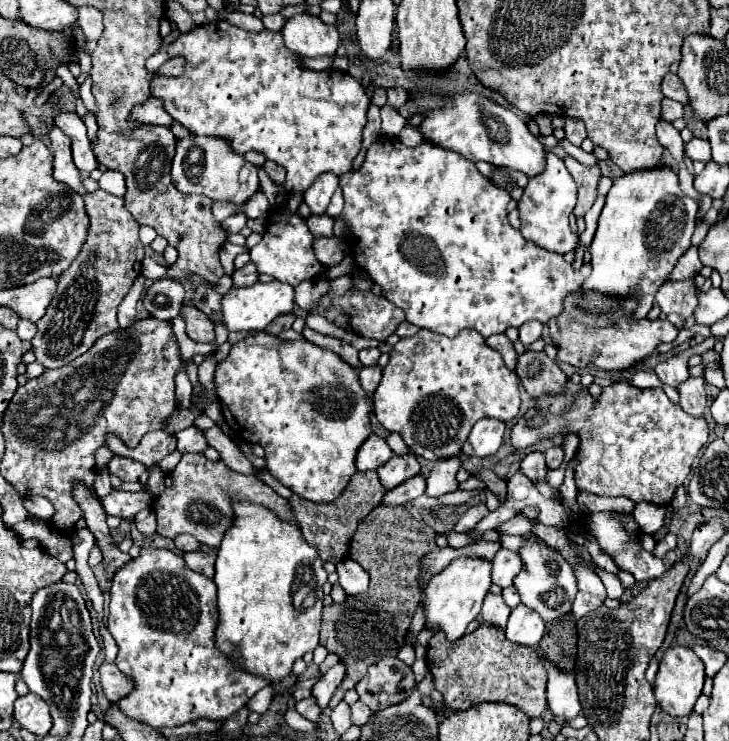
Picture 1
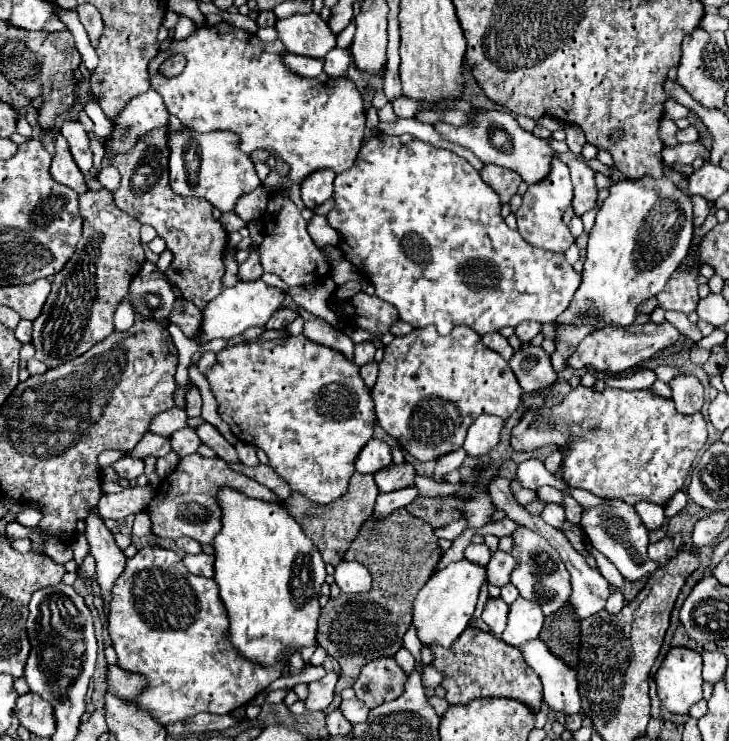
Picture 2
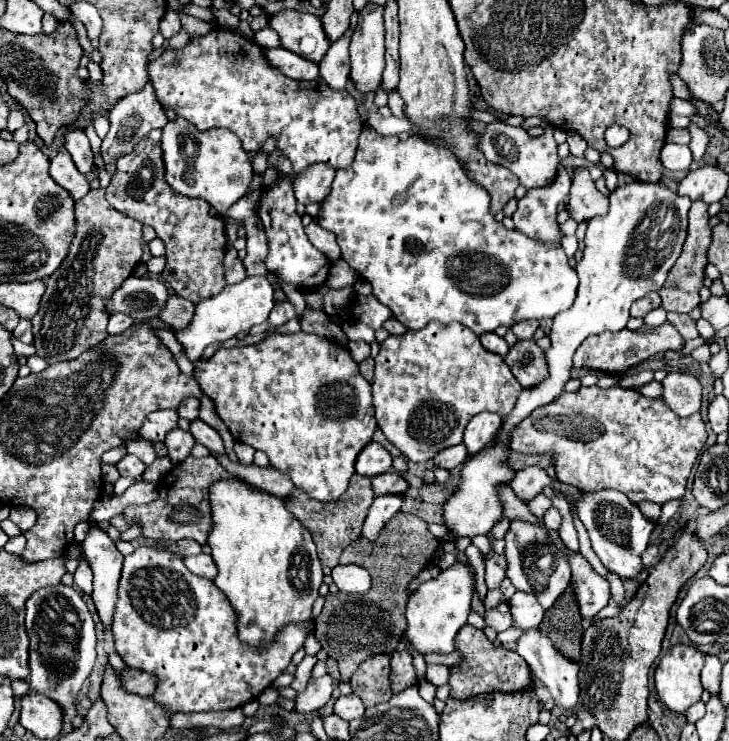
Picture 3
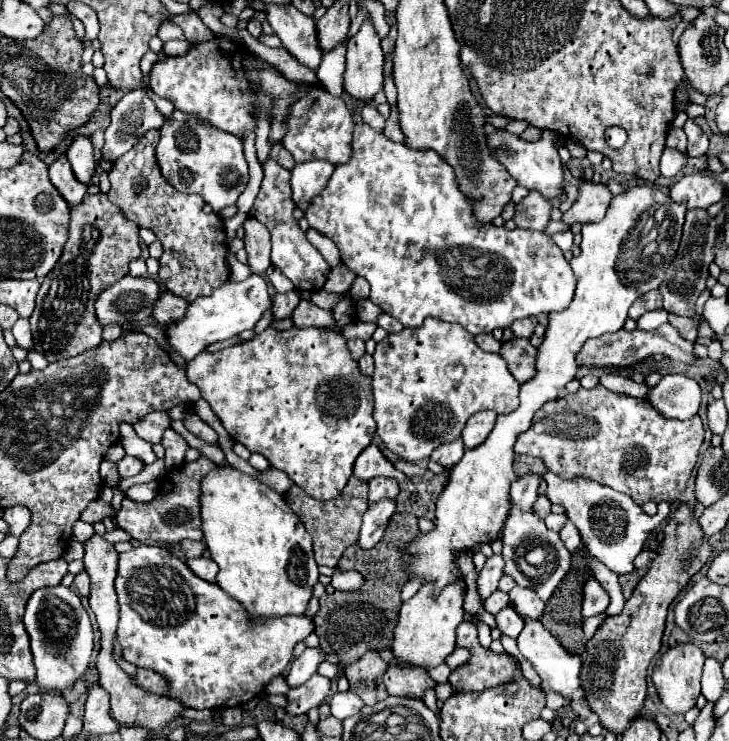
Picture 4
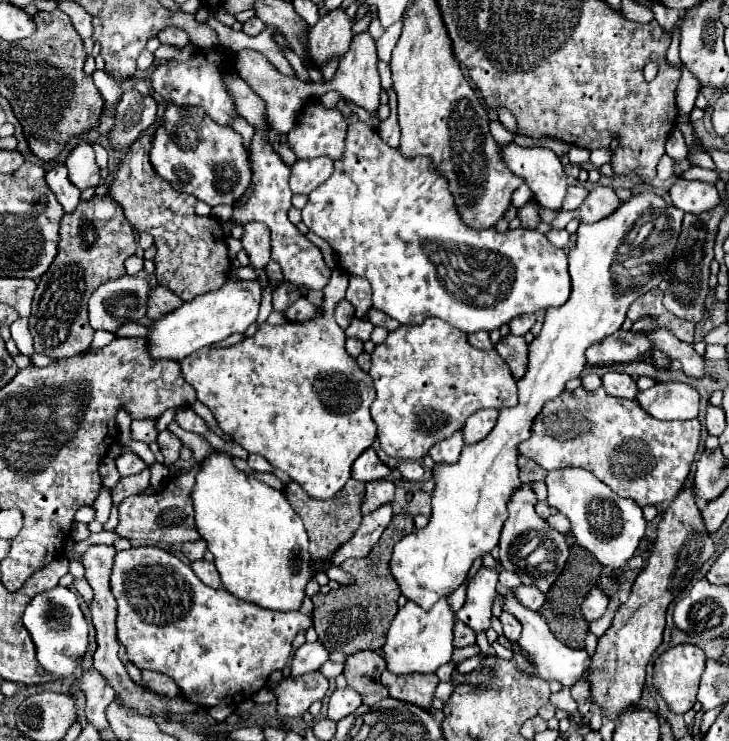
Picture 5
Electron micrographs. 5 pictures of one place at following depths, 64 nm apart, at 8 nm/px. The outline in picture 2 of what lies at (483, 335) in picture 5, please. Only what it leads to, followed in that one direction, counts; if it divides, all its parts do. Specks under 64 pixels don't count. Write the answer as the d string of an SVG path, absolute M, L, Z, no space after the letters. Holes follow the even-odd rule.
M494 332L492 336L484 336L484 338L482 338L482 342L484 342L484 346L488 346L490 350L498 352L506 362L510 362L510 358L512 358L514 350L512 350L512 346L508 344L508 340L506 340L502 334Z

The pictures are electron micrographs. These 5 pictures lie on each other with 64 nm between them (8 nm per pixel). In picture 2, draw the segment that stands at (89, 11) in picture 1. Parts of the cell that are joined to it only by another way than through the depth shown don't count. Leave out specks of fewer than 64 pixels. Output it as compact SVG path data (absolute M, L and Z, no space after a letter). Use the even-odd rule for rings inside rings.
M80 4L76 8L76 12L78 12L78 18L80 18L80 22L84 24L84 28L88 32L88 38L98 40L100 34L102 34L102 28L104 28L100 12L92 4Z

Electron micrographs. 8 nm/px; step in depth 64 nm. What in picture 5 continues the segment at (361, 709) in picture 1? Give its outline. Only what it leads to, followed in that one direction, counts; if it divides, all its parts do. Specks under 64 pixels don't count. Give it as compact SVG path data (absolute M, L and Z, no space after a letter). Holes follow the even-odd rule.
M352 688L334 690L332 696L330 696L330 702L328 702L328 718L338 722L340 718L352 714L360 704L362 704L360 694L354 692Z

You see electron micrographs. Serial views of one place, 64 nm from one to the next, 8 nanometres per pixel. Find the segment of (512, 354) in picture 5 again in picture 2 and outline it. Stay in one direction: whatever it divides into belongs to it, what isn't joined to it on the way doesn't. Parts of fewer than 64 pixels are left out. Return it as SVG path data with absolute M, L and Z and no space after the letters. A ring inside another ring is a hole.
M522 346L522 350L512 356L510 368L516 374L522 390L530 396L558 382L558 374L552 368L550 356L540 346Z

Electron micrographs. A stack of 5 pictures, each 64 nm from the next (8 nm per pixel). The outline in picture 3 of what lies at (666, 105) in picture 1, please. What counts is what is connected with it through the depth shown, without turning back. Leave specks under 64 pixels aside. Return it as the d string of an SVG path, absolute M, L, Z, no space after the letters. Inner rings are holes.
M674 98L670 102L670 116L692 116L696 110L692 104L688 104L686 100L680 100L680 98Z

